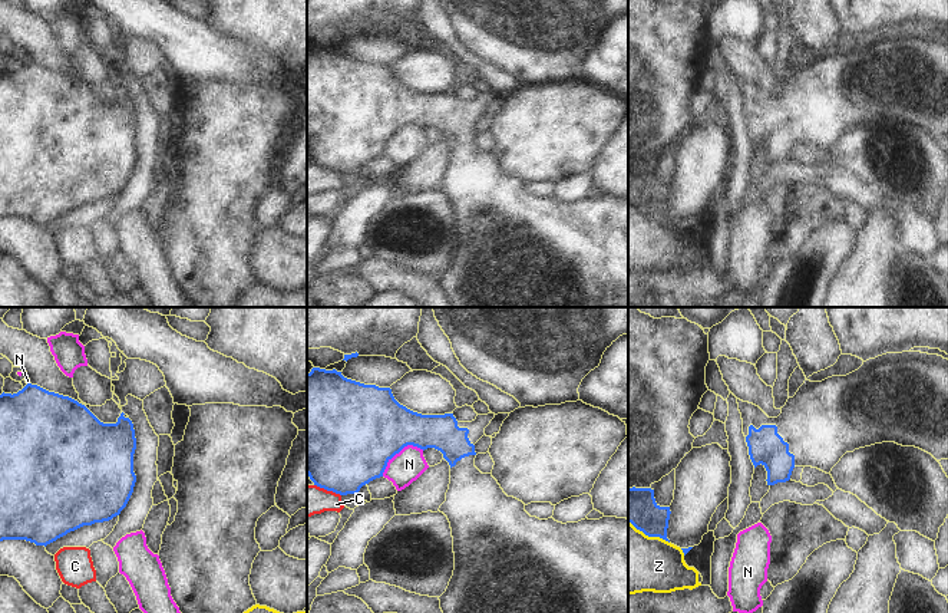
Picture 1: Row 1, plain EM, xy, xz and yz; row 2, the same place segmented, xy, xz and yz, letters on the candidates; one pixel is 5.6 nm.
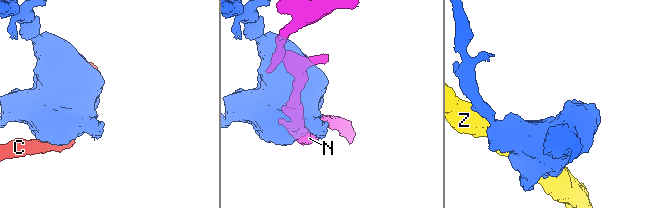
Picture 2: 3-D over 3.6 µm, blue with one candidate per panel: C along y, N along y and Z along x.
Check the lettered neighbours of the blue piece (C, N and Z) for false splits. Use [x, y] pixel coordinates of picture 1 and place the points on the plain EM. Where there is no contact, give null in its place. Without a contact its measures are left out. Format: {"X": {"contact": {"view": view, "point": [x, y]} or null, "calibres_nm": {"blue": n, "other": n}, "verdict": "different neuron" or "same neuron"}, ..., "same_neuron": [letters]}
{"C": {"contact": {"view": "xz", "point": [327, 168]}, "calibres_nm": {"blue": 480, "other": 180}, "verdict": "different neuron"}, "N": {"contact": {"view": "xz", "point": [399, 129]}, "calibres_nm": {"blue": 480, "other": 180}, "verdict": "different neuron"}, "Z": {"contact": {"view": "yz", "point": [648, 214]}, "calibres_nm": {"blue": 200, "other": 360}, "verdict": "different neuron"}, "same_neuron": []}

